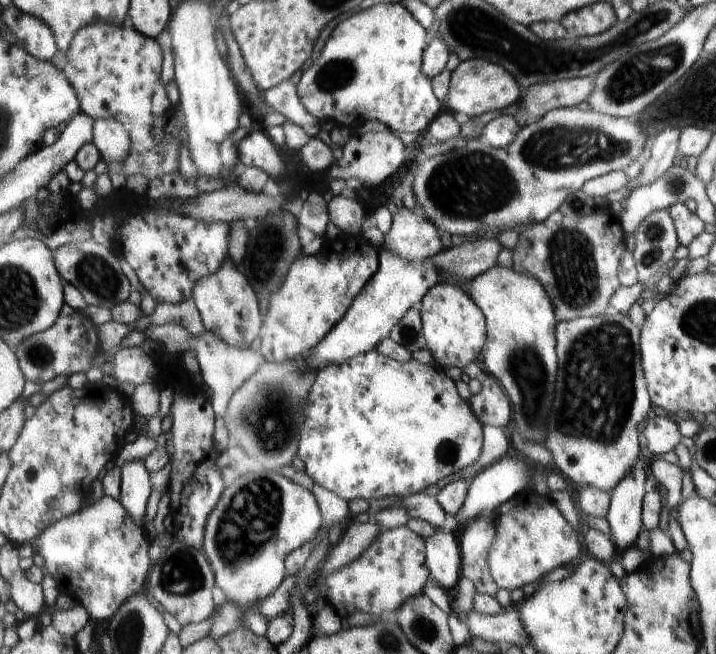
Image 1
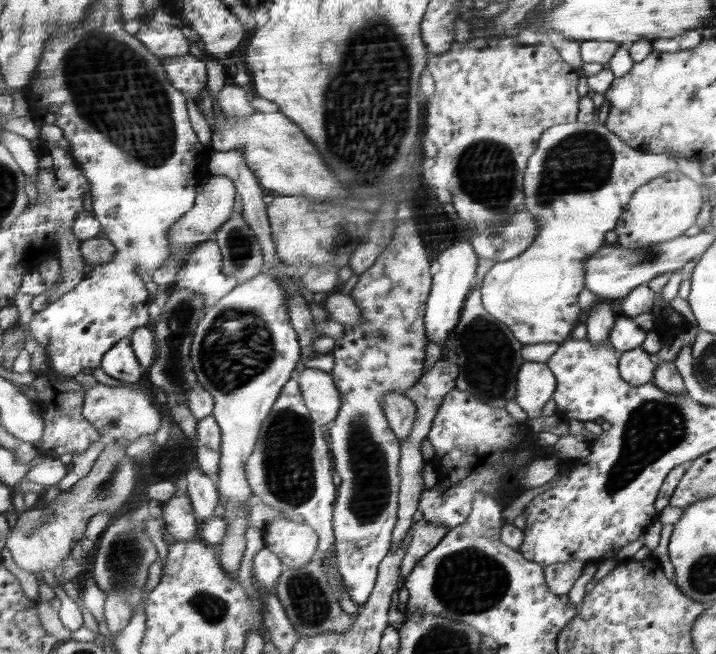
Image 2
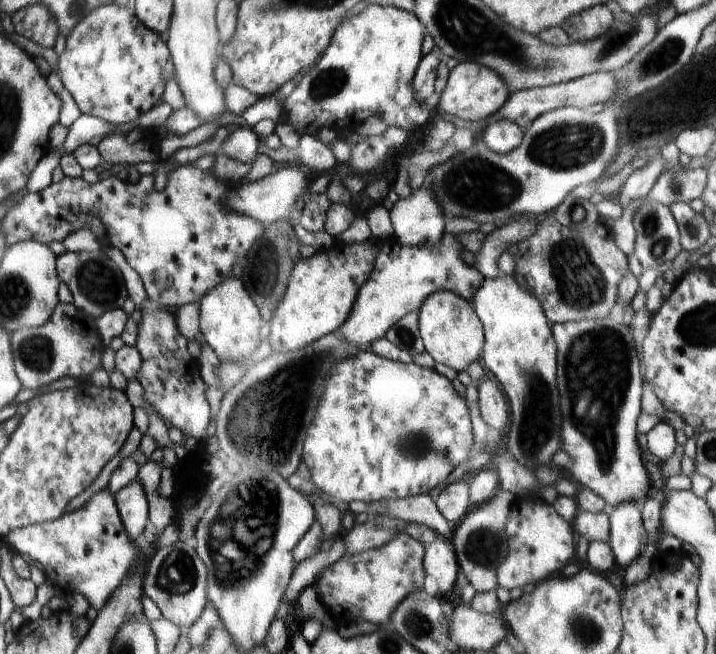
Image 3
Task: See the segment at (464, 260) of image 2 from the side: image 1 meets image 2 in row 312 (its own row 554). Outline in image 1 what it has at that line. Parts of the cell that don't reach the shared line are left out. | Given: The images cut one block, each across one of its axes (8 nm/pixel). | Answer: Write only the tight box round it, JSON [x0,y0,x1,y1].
[426,528,462,591]

